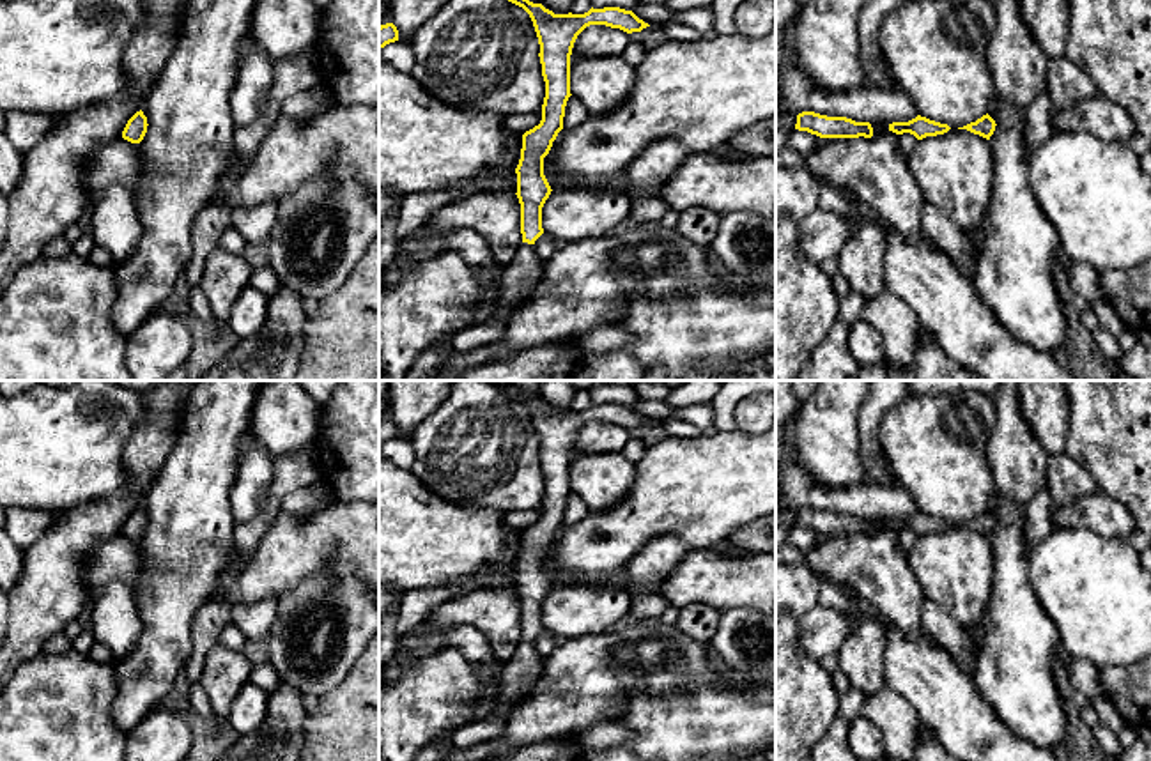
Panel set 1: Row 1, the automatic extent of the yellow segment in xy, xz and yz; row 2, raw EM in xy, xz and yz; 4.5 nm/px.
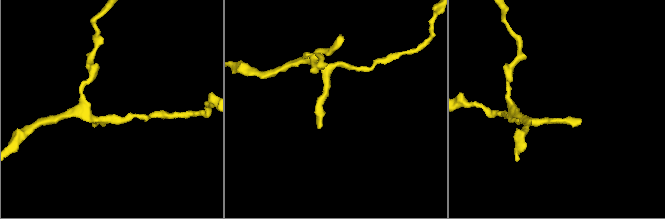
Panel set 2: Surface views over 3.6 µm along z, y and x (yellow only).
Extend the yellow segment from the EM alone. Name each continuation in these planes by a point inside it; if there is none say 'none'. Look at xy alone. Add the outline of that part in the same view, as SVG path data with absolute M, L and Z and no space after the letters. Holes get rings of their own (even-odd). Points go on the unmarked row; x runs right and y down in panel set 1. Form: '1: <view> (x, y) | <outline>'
none

